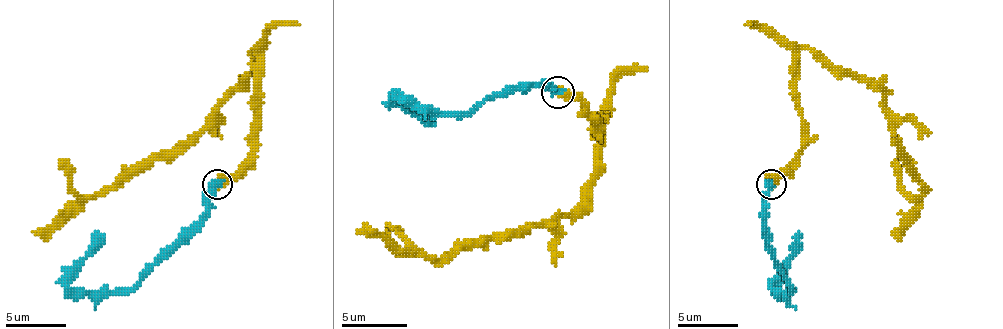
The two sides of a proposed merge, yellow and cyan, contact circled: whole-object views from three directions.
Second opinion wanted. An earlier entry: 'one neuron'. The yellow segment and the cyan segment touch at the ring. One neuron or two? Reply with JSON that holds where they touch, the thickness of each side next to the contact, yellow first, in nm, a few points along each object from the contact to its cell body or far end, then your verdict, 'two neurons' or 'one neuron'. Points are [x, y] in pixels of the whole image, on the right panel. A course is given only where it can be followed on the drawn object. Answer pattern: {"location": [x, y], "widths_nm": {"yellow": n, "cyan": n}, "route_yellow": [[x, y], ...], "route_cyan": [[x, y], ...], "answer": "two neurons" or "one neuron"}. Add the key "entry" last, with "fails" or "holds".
{"location": [771, 184], "widths_nm": {"yellow": 400, "cyan": 550}, "route_yellow": [[772, 183], [802, 147], [796, 54], [814, 48], [883, 93], [883, 111], [910, 171], [925, 186], [898, 231]], "route_cyan": [[772, 183], [766, 210], [766, 249], [790, 291], [778, 291], [772, 279], [793, 255], [799, 231]], "answer": "one neuron", "entry": "holds"}

